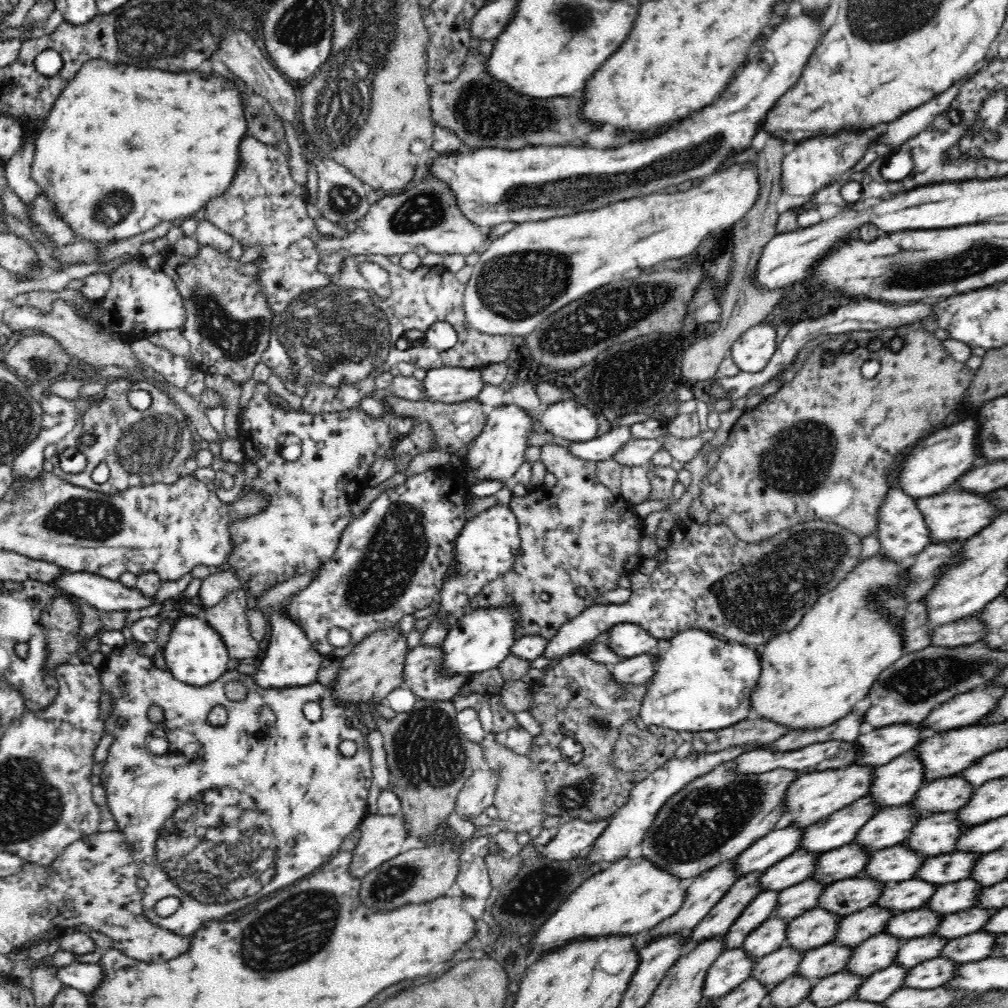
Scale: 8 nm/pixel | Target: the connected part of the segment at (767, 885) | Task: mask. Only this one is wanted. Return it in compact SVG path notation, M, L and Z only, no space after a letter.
M799 846L790 856L786 856L763 872L760 876L760 890L781 891L812 878L823 853Z

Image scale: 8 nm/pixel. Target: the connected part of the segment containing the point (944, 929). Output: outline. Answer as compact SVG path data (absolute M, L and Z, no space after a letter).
M976 906L954 914L944 915L942 924L936 928L935 934L948 940L968 936L968 934L982 930L990 922L990 918L995 912L996 909Z

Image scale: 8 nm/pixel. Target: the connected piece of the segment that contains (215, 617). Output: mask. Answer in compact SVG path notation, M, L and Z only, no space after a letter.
M244 589L234 590L203 614L203 618L224 639L230 658L254 661L260 657L259 642L252 636L246 615L252 603Z

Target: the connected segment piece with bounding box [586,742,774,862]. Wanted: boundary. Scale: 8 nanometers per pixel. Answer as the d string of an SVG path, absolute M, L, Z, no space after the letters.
M772 742L770 744L762 744L762 746L728 746L724 750L718 752L688 752L684 758L673 756L670 760L666 760L664 764L649 772L644 780L640 781L632 790L630 798L622 808L612 815L610 825L600 838L596 838L596 842L587 851L594 862L610 862L616 858L624 858L628 850L635 844L642 842L646 830L652 826L656 813L660 807L672 796L676 794L692 779L698 778L700 775L706 774L708 771L714 770L716 766L738 759L744 754L752 752L752 750L772 750Z

